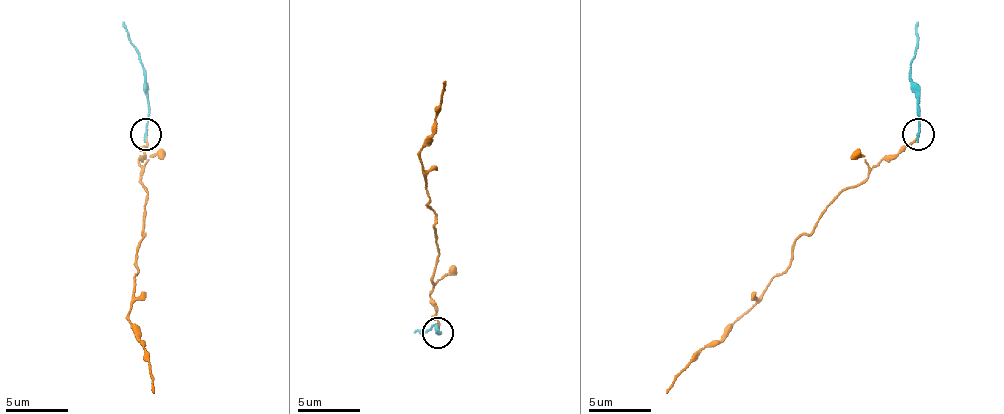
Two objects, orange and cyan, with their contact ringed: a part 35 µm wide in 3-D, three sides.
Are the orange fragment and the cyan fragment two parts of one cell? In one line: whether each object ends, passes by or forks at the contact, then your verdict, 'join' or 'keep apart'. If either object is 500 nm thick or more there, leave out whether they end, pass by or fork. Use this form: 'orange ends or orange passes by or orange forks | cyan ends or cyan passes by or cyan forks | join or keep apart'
orange ends | cyan ends | keep apart

